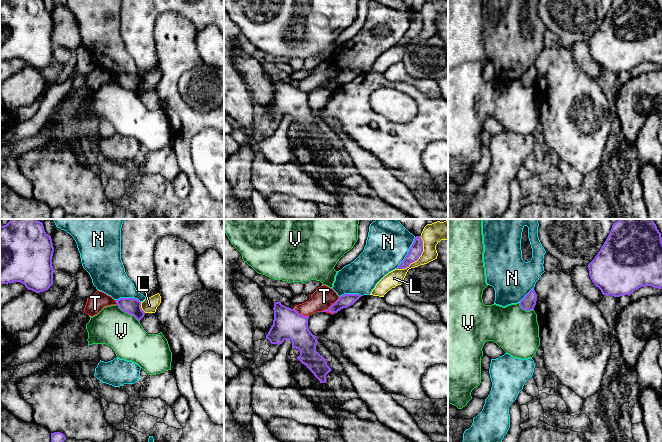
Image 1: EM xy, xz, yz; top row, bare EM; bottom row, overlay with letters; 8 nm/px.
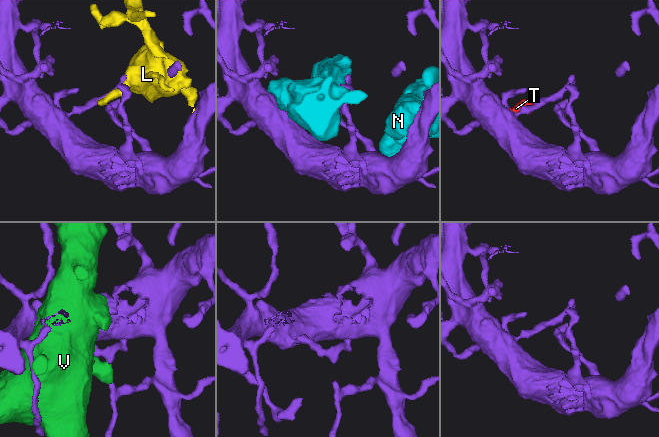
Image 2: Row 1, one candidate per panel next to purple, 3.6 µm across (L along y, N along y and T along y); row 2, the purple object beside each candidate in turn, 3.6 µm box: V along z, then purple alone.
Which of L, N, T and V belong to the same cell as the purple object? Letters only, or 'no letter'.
no letter

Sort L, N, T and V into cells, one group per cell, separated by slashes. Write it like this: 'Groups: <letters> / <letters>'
Groups: L / N / T / V

